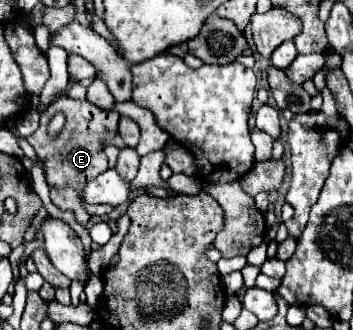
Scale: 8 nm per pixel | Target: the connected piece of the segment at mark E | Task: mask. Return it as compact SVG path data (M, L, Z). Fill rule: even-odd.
M62 96L54 104L50 104L40 114L40 128L28 136L30 146L36 150L40 162L46 170L46 180L52 186L72 186L80 192L86 182L100 176L104 170L108 170L108 160L104 154L104 144L112 142L112 138L118 132L118 114L116 112L104 112L90 104L88 100L72 100L68 96ZM56 112L62 112L66 116L64 128L58 132L56 138L48 136L48 124Z

